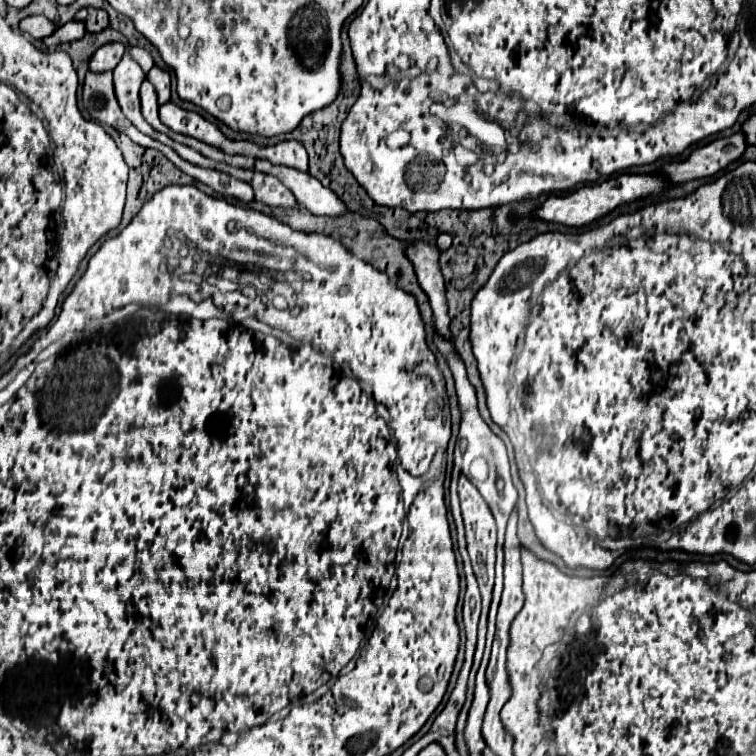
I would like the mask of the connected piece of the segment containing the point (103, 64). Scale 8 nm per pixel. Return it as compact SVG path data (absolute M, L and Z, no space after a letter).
M107 43L101 49L95 51L95 55L91 57L89 69L93 73L101 73L101 71L113 71L117 67L117 63L121 61L125 53L125 47L121 43Z

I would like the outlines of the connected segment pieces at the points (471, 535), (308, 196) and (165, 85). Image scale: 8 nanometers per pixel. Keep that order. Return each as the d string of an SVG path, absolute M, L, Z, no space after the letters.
M461 477L461 479L459 479L459 499L461 499L463 521L465 521L465 533L467 533L467 551L469 551L473 571L475 571L475 575L477 575L477 583L479 583L479 589L482 597L481 613L483 613L483 601L491 601L491 593L493 593L493 579L495 579L495 543L497 543L495 519L493 519L493 515L491 515L489 505L485 503L485 499L479 495L477 487L475 487L473 483L469 483L469 479L465 479L465 477Z
M255 159L253 169L277 177L295 195L297 203L305 205L313 215L335 217L335 215L347 213L345 203L331 189L323 187L309 173L303 173L303 171L297 171L291 167L283 167L283 165L273 165L267 159Z
M153 67L149 73L147 73L147 79L155 85L157 89L157 95L159 95L159 103L167 103L169 97L171 97L171 77L167 71L159 69L159 67Z

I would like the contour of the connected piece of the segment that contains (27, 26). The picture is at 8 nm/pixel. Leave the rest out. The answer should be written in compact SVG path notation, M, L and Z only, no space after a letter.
M43 15L27 17L27 19L23 19L19 23L19 27L21 27L21 31L29 33L35 39L45 39L45 37L49 37L57 29L57 25L53 21L49 21L49 19L45 19Z

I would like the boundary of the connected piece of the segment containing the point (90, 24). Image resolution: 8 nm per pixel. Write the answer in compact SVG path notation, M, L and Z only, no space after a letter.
M93 7L81 9L75 15L75 19L77 21L83 21L89 33L101 33L103 29L109 27L109 17L107 17L107 13L103 9L93 9Z

